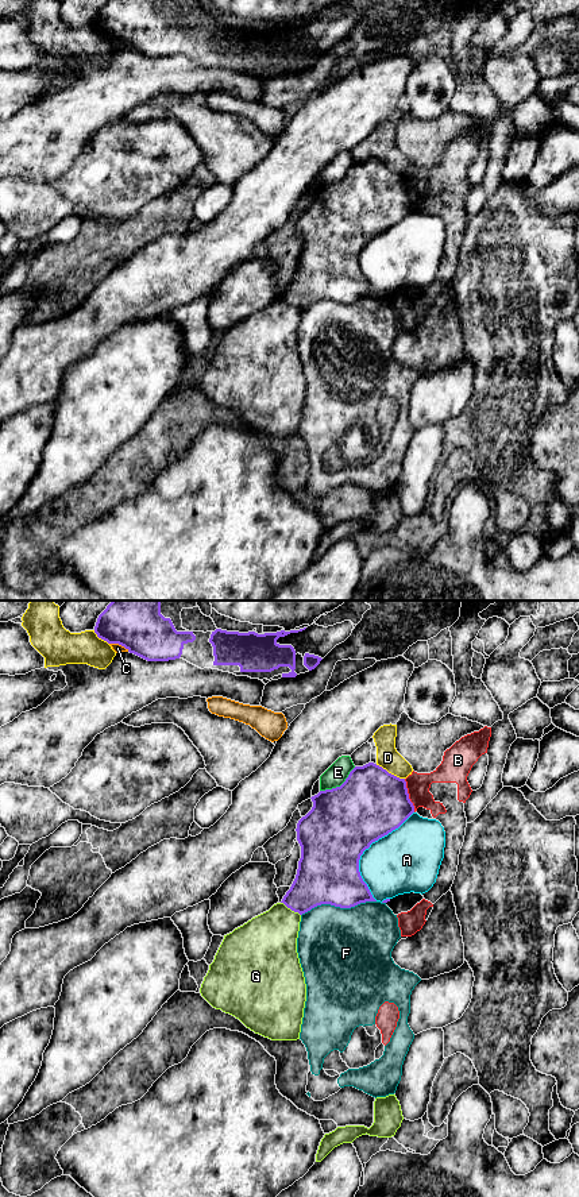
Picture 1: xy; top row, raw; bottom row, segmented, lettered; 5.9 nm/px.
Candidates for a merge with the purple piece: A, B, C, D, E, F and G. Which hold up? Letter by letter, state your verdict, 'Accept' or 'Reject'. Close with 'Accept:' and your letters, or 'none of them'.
A: Reject
B: Reject
C: Reject
D: Reject
E: Reject
F: Reject
G: Accept
Accept: G

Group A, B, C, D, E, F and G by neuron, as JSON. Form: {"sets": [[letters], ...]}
{"sets": [["A"], ["B"], ["C"], ["D"], ["E"], ["F"], ["G"]]}

